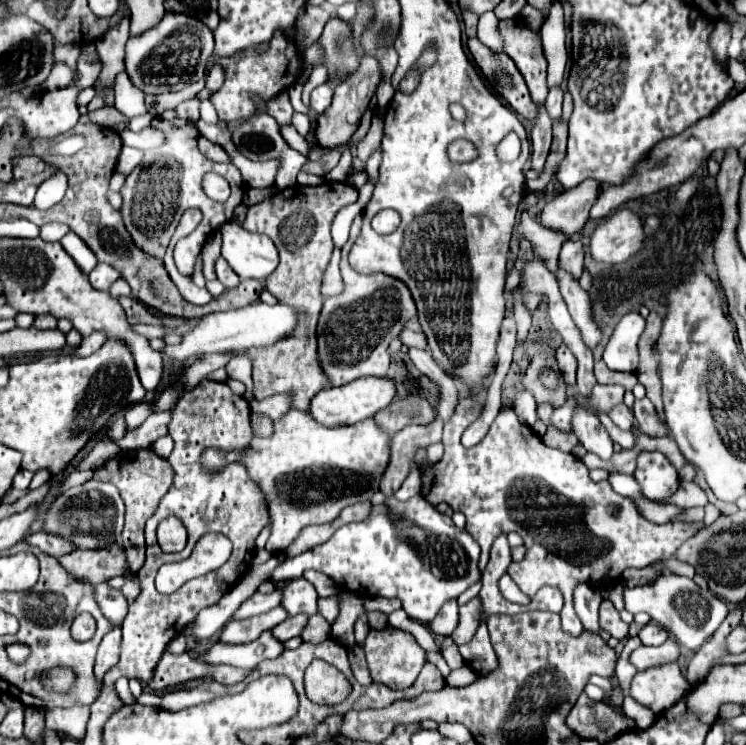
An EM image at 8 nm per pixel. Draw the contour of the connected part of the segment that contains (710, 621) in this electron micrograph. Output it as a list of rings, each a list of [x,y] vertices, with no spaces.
[[[662,573],[656,581],[624,589],[624,605],[632,615],[642,611],[648,613],[658,625],[670,631],[682,647],[694,647],[694,651],[712,637],[712,633],[720,627],[730,611],[724,599],[716,597],[708,589],[698,587],[692,579],[680,577],[676,573]]]

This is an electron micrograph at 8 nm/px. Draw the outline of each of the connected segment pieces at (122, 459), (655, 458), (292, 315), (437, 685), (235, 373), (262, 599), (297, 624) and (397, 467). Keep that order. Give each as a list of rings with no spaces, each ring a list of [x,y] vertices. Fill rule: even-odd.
[[[152,449],[128,451],[128,453],[124,451],[94,471],[94,479],[110,481],[112,485],[116,485],[120,489],[124,503],[126,503],[126,523],[124,523],[122,539],[124,539],[126,557],[132,565],[132,571],[138,571],[144,565],[144,557],[146,557],[146,553],[144,553],[146,551],[144,523],[146,523],[146,519],[152,517],[152,513],[156,513],[160,499],[166,495],[166,491],[172,485],[172,477],[174,477],[174,471],[172,471],[170,463],[162,457],[158,457]]]
[[[640,451],[634,477],[640,483],[640,493],[650,501],[668,499],[680,485],[676,469],[660,451]]]
[[[256,301],[254,305],[236,309],[236,311],[226,311],[226,313],[212,313],[202,317],[202,321],[182,335],[182,343],[178,345],[164,345],[160,353],[172,361],[186,361],[192,359],[200,353],[214,353],[214,351],[242,351],[250,347],[270,347],[276,341],[282,341],[290,337],[296,329],[298,313],[294,307],[276,303],[276,305],[266,305],[262,301]]]
[[[426,663],[422,669],[422,680],[420,682],[418,679],[416,680],[413,691],[398,691],[398,699],[412,699],[426,691],[440,691],[444,685],[446,685],[446,681],[444,681],[442,673],[438,671],[438,667],[432,663]]]
[[[246,353],[242,355],[236,355],[228,365],[226,365],[226,371],[228,371],[228,377],[230,379],[238,379],[246,385],[246,389],[253,392],[253,381],[252,381],[252,361]]]
[[[282,585],[276,587],[274,593],[270,595],[262,595],[262,593],[254,593],[246,603],[242,603],[242,607],[234,613],[234,619],[246,619],[252,615],[260,615],[266,613],[268,609],[274,609],[276,605],[280,605],[280,597],[282,597]]]
[[[296,615],[296,617],[288,617],[284,623],[280,623],[280,625],[276,625],[270,633],[278,639],[278,641],[286,641],[286,639],[290,639],[290,637],[296,637],[296,635],[300,635],[300,631],[302,631],[302,627],[306,625],[306,621],[308,621],[308,617],[306,615]]]
[[[434,419],[430,425],[408,425],[392,437],[392,457],[390,465],[382,477],[380,491],[390,497],[394,495],[408,473],[412,471],[412,461],[418,449],[426,449],[442,439],[442,421]]]

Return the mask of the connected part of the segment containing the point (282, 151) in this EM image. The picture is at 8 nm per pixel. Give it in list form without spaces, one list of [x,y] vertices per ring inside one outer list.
[[[258,115],[252,117],[248,123],[244,123],[238,131],[234,131],[234,143],[238,145],[238,149],[250,159],[250,161],[270,161],[270,159],[278,159],[280,167],[276,173],[276,187],[278,189],[288,189],[296,185],[296,175],[300,171],[300,167],[308,161],[304,155],[300,155],[298,151],[294,151],[284,137],[280,135],[280,127],[276,123],[276,119],[272,115]]]

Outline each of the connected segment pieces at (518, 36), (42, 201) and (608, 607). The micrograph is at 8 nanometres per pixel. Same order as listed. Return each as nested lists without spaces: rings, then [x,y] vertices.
[[[500,21],[500,31],[504,35],[506,55],[512,57],[518,71],[526,79],[532,101],[542,103],[548,95],[546,83],[546,57],[542,53],[540,35],[528,29],[522,21]]]
[[[56,171],[40,183],[36,199],[34,199],[34,207],[36,209],[50,209],[58,201],[62,201],[64,193],[66,193],[66,175],[62,171]]]
[[[604,599],[600,605],[600,625],[604,631],[608,631],[616,639],[624,639],[628,635],[628,625],[620,619],[610,599]]]

